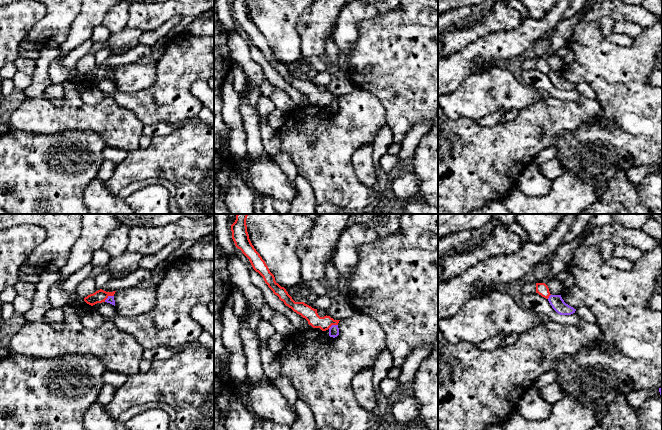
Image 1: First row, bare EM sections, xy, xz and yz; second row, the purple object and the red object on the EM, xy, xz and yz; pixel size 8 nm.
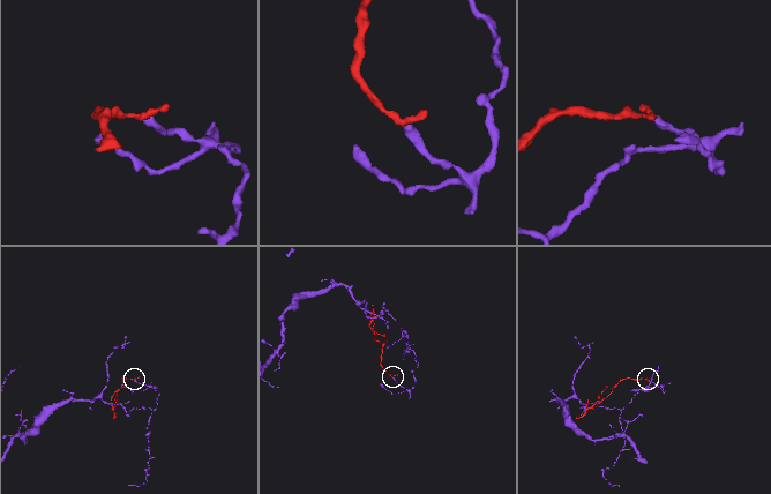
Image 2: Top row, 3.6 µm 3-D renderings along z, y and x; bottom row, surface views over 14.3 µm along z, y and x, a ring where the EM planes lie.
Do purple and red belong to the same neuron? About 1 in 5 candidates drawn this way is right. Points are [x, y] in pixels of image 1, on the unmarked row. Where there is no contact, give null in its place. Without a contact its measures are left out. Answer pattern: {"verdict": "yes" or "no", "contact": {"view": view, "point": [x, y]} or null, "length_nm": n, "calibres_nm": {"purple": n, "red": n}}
{"verdict": "no", "contact": {"view": "xy", "point": [108, 73]}, "length_nm": 90, "calibres_nm": {"purple": 60, "red": 100}}

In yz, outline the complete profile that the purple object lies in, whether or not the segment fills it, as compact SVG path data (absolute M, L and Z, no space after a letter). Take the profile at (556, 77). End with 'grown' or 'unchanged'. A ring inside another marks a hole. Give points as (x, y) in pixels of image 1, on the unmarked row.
M550 71L548 77L552 84L560 91L571 91L576 85L564 78L561 71Z; unchanged

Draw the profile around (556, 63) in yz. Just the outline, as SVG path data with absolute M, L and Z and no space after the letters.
M556 55L549 57L546 61L551 71L561 71L564 65L563 59Z

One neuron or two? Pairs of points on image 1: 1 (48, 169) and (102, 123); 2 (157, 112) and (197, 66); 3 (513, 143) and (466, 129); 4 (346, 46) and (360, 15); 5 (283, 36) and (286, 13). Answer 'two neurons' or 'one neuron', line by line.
1: two neurons
2: one neuron
3: one neuron
4: one neuron
5: one neuron

